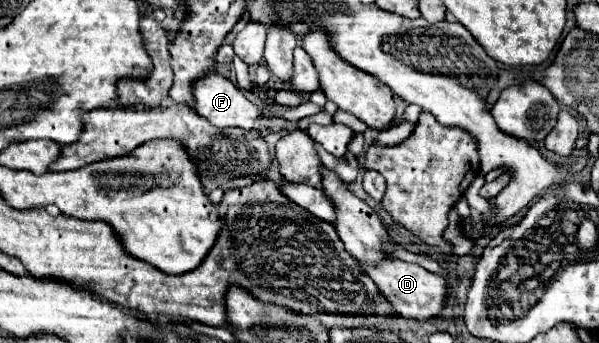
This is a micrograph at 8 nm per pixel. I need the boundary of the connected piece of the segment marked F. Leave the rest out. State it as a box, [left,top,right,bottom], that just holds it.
[193,74,259,130]

